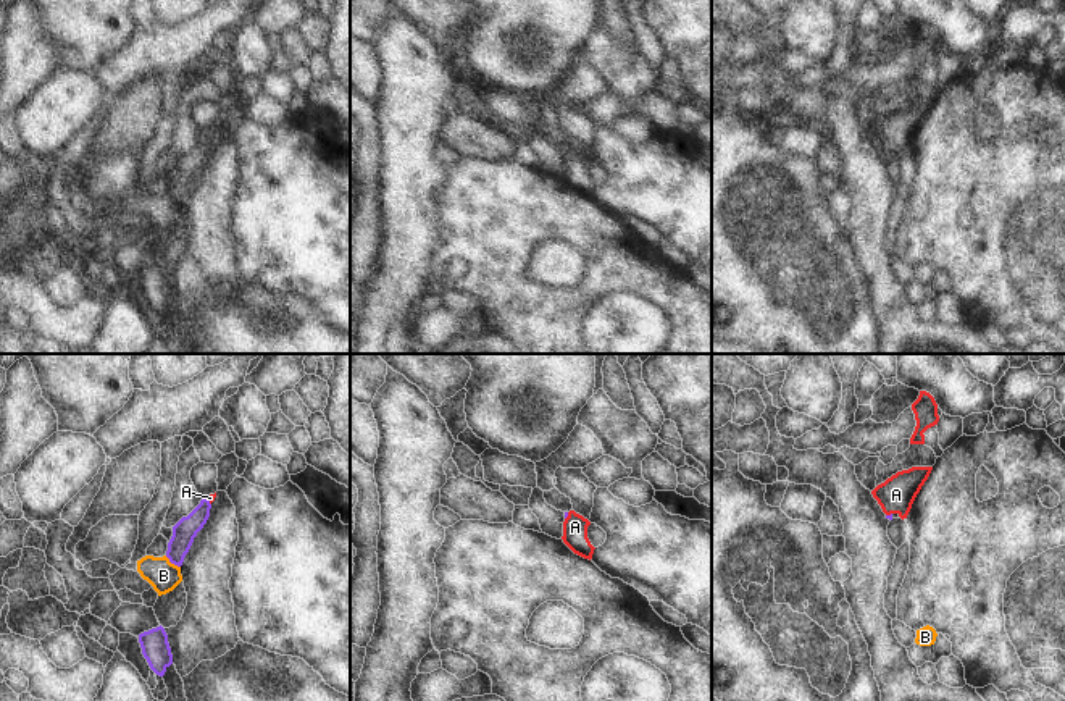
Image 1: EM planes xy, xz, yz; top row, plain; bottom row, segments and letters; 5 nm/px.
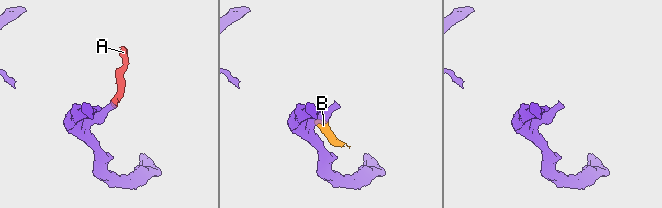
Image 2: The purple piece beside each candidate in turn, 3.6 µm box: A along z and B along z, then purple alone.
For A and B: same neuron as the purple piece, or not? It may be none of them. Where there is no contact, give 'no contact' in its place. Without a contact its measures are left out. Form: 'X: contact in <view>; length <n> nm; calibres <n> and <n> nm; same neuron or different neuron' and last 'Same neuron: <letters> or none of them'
A: contact in xy; length 50 nm; calibres 120 and 40 nm; same neuron
B: contact in xy; length 100 nm; calibres 120 and 150 nm; different neuron
Same neuron: A

